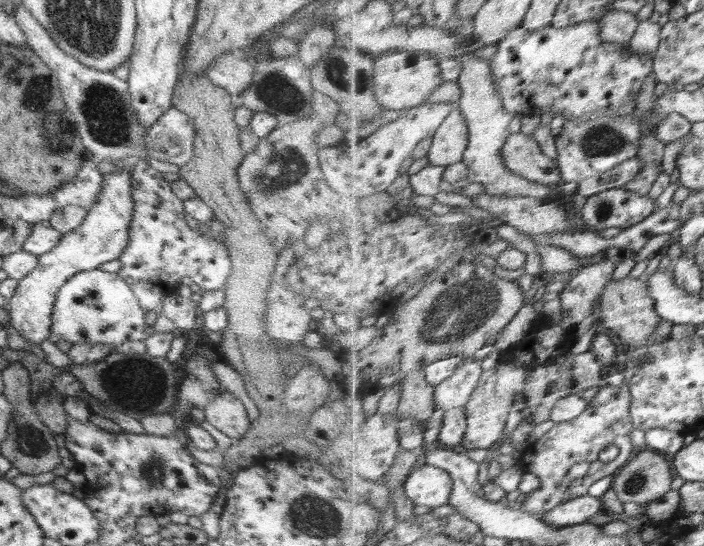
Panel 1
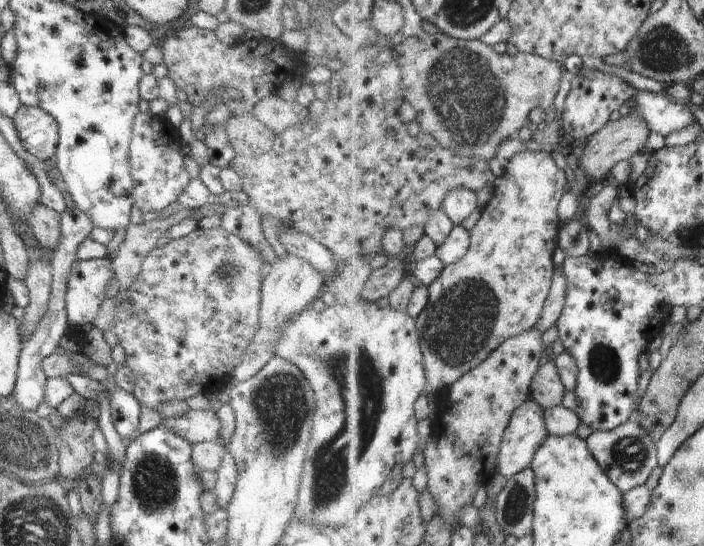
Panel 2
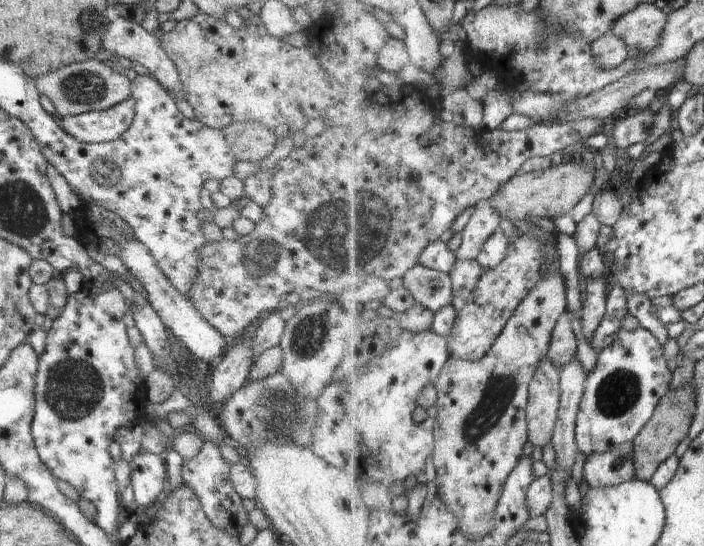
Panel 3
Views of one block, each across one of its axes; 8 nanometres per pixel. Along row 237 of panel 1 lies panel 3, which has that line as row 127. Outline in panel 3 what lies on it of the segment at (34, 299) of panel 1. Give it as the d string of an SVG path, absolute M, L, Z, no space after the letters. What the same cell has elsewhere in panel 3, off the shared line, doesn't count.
M130 97L106 110L88 111L66 118L57 117L60 128L83 143L105 143L120 138L136 114L136 100Z

